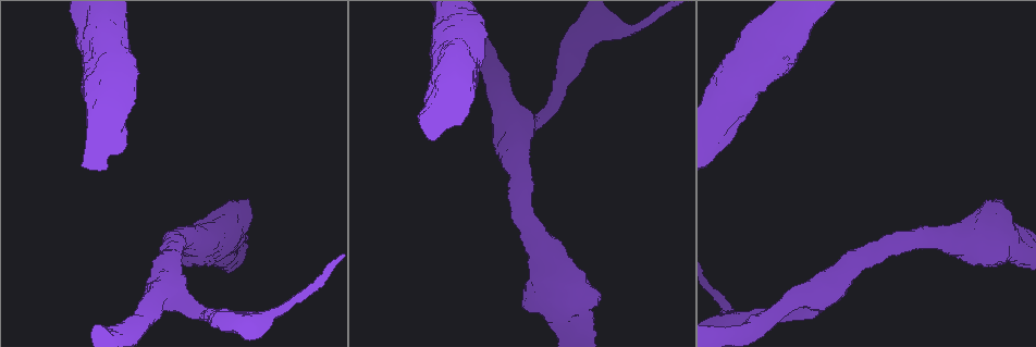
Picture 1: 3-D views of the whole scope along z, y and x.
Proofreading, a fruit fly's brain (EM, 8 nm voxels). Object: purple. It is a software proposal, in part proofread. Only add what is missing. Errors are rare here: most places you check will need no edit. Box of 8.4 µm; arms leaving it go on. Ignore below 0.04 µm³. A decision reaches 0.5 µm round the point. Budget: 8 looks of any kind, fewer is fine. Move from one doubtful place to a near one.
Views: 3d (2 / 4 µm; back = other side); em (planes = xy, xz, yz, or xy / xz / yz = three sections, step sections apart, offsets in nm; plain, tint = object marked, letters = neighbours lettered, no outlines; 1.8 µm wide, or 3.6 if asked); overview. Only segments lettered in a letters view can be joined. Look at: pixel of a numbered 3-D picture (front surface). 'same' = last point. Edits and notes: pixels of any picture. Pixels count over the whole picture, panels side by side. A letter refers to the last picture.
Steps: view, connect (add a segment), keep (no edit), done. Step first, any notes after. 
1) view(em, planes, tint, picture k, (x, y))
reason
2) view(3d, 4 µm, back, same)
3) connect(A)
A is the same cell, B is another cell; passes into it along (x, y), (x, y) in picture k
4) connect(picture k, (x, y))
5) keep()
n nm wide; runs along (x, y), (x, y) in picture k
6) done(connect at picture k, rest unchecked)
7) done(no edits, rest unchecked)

view(em, 3.6 µm, planes, letters, picture 1, (1006, 262))
branch stops here

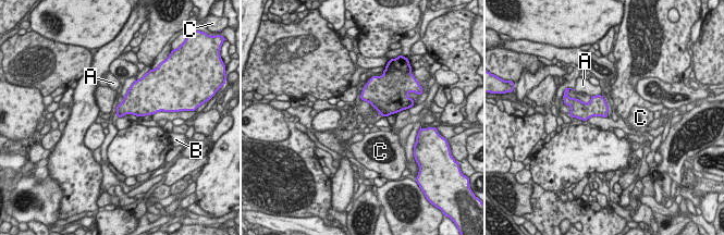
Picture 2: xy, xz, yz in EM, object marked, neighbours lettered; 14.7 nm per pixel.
keep()
A, B and C are other cells; border along (601, 94), (590, 96) in picture 2; none of them fits

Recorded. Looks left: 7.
view(em, xz, step 16, tint, picture 1, (724, 324))
thick turns thin

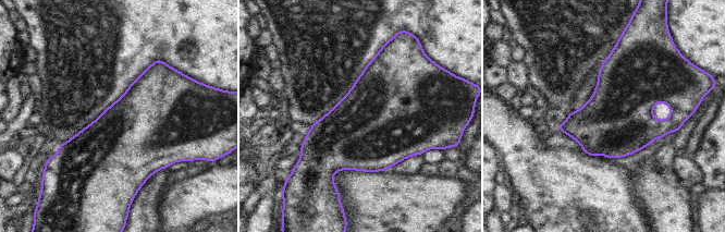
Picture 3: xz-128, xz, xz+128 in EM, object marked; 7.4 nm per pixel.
view(em, planes, letters, same)
cut it another way

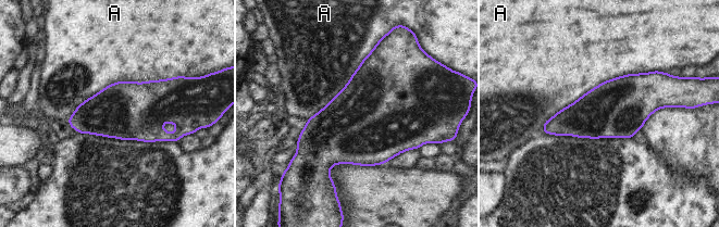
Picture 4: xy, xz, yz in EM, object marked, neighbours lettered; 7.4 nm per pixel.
keep()
A is another cell; border along (664, 72), (604, 80), (542, 131) in picture 4; no lettered segment goes on from it

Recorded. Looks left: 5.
view(em, 3.6 µm, planes, letters, picture 1, (180, 305))
three arms meet

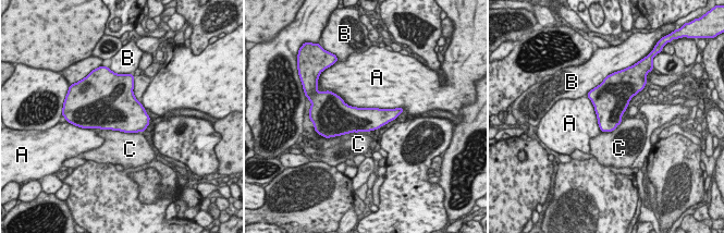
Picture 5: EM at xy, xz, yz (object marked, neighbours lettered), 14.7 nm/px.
keep()
360 nm wide; A, B and C are other cells; border along (101, 129), (140, 133) in picture 5; no lettered segment goes on from it

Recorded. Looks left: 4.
done(no edits, rest unchecked)

